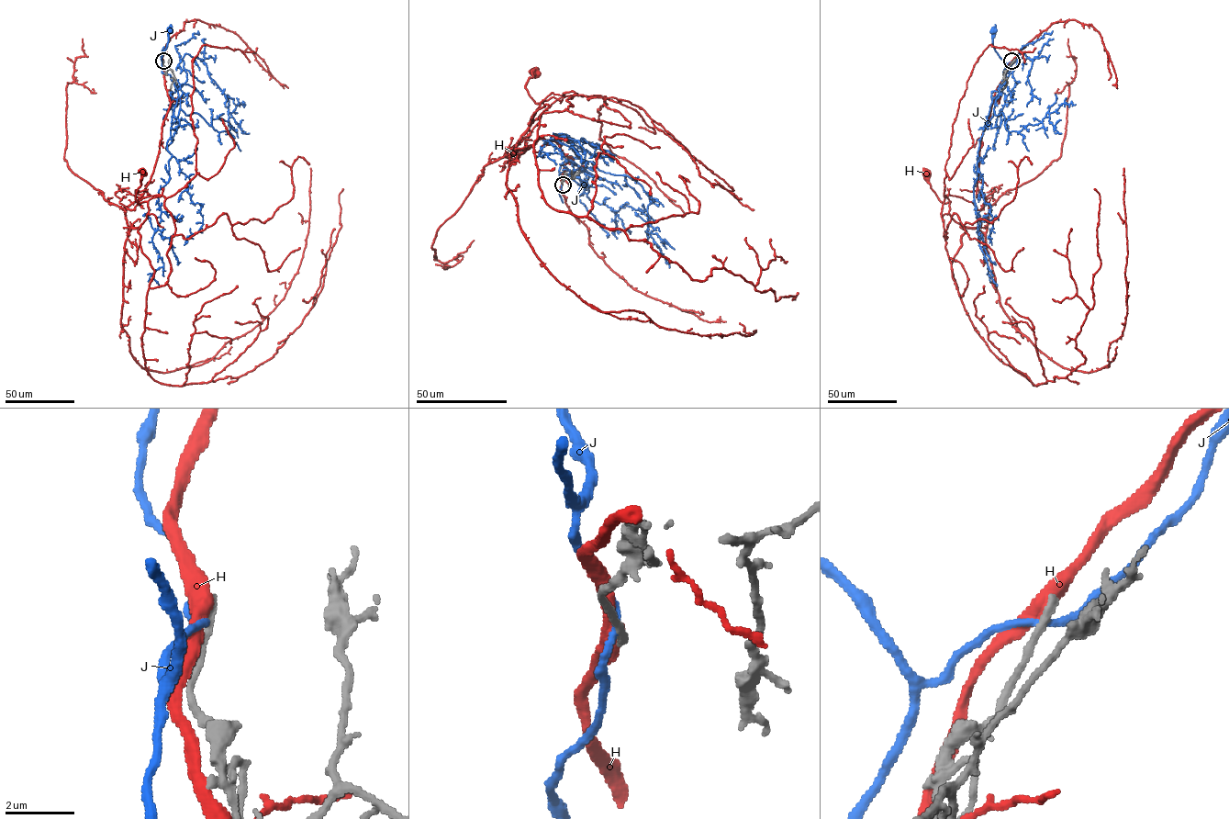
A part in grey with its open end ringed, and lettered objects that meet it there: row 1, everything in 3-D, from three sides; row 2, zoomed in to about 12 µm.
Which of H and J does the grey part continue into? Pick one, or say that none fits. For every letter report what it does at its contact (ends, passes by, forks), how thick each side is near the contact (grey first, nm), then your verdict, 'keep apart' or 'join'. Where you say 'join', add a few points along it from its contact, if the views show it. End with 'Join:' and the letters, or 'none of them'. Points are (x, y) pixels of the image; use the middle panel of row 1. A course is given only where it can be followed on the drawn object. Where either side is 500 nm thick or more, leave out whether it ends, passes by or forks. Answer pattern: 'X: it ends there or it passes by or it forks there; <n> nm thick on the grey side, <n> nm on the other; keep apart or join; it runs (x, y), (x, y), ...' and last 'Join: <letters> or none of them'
H: it passes by; 260 nm thick on the grey side, 440 nm on the other; keep apart
J: it passes by; 280 nm thick on the grey side, 200 nm on the other; keep apart
Join: none of them

